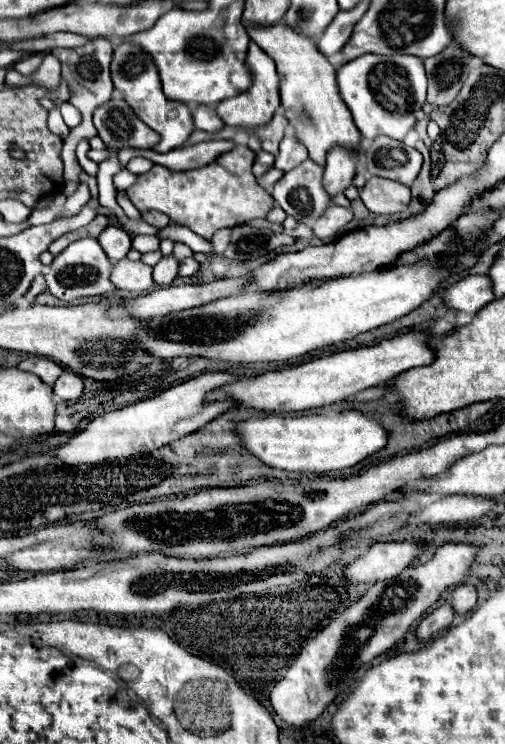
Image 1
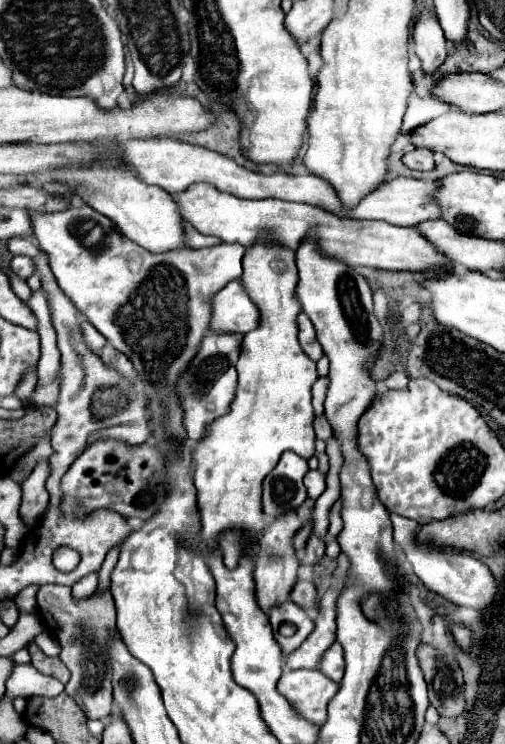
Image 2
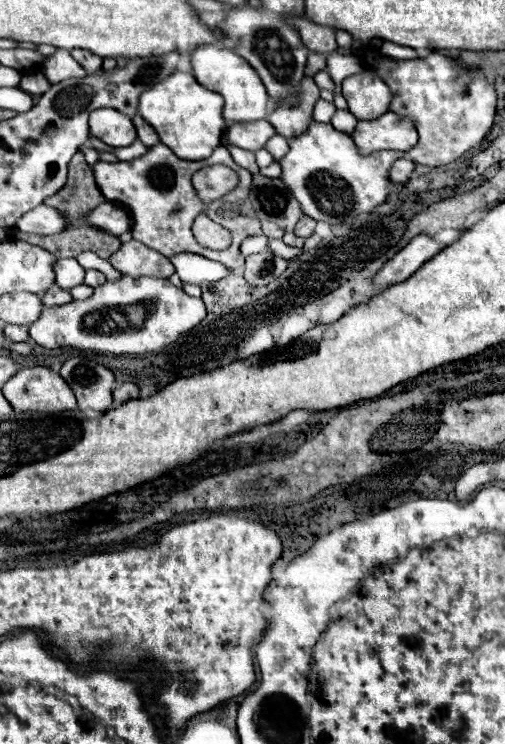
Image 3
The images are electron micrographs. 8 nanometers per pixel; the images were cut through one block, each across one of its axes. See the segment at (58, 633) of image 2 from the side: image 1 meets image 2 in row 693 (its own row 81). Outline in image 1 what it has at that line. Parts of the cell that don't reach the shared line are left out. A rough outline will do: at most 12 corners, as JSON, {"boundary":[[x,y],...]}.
{"boundary":[[112,44],[54,48],[68,102],[82,124],[64,138],[64,178],[76,180],[76,144],[96,136],[92,114],[112,98]]}

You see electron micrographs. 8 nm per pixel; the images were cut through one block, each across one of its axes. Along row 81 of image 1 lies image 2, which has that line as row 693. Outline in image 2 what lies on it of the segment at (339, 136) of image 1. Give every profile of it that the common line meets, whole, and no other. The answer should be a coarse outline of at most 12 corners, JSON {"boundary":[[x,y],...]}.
{"boundary":[[292,670],[278,692],[296,712],[326,722],[338,684],[320,670]]}

